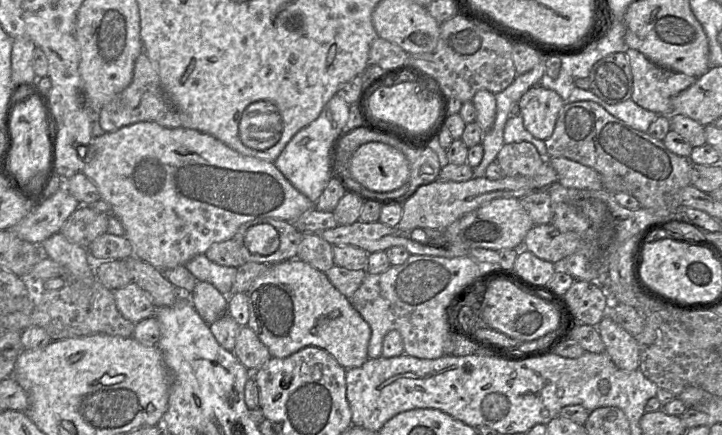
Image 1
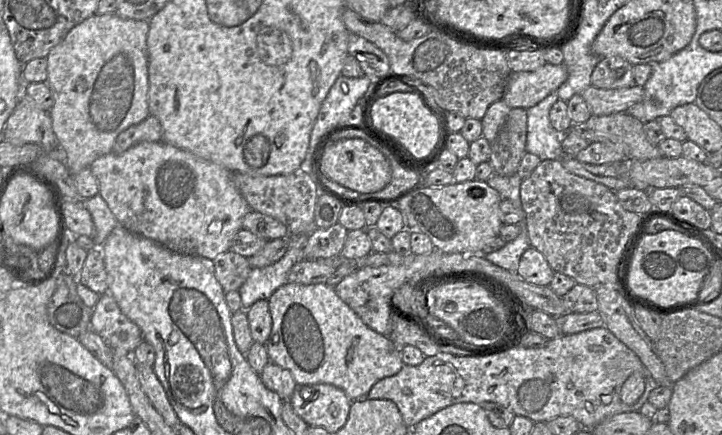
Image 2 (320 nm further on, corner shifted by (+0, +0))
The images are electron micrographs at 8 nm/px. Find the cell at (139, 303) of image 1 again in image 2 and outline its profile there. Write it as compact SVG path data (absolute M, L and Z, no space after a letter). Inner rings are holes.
M109 292L100 295L93 307L90 330L112 349L122 349L129 355L143 341L140 328L121 312Z

